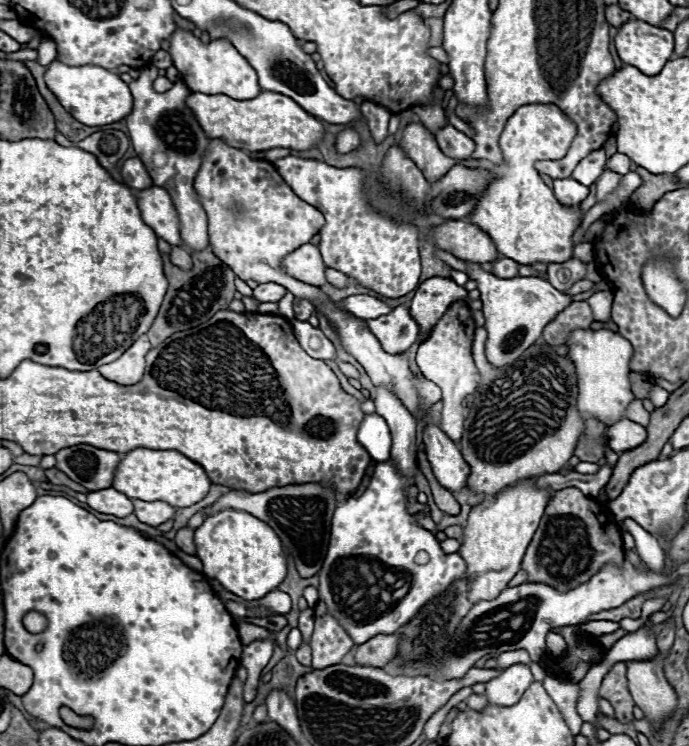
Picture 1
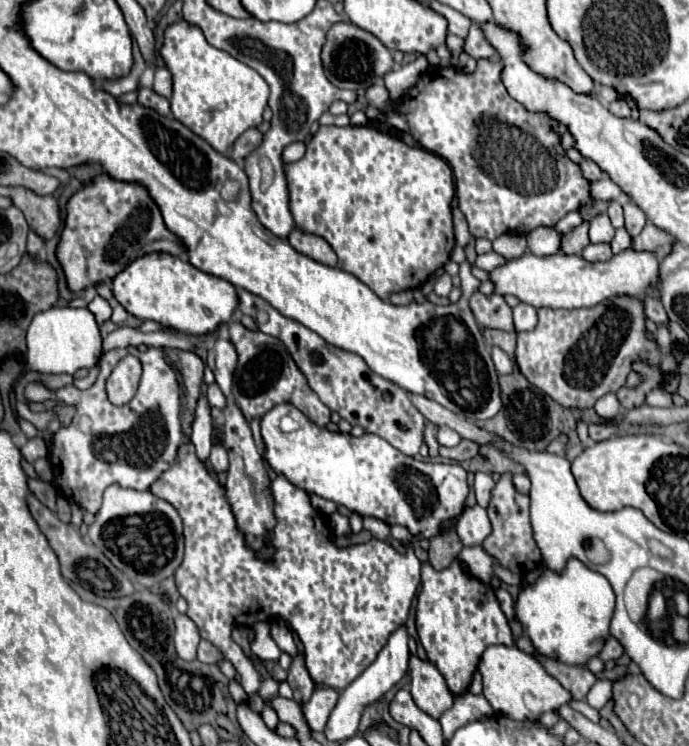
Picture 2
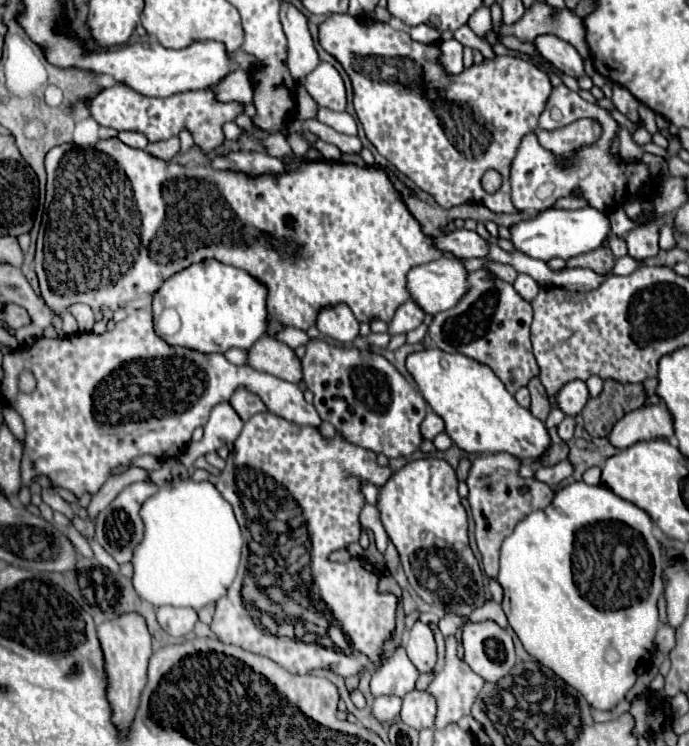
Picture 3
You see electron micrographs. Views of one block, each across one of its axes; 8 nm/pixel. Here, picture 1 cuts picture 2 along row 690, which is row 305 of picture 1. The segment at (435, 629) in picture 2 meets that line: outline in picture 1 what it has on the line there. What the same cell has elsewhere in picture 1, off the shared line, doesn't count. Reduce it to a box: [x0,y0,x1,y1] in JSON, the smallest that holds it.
[416,300,478,444]

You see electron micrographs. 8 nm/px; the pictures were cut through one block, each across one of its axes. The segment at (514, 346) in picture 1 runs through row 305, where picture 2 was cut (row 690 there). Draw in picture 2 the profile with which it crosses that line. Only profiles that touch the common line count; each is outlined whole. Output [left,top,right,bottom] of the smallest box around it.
[478,646,572,720]

